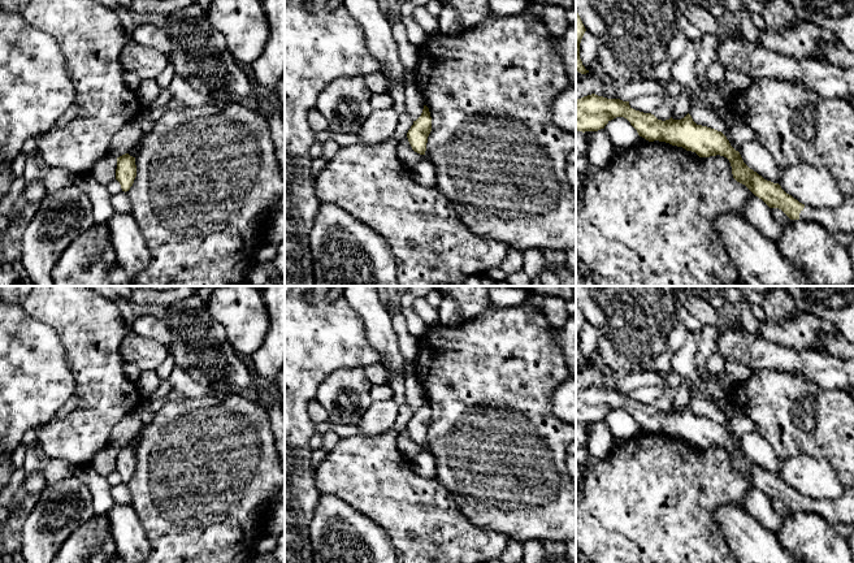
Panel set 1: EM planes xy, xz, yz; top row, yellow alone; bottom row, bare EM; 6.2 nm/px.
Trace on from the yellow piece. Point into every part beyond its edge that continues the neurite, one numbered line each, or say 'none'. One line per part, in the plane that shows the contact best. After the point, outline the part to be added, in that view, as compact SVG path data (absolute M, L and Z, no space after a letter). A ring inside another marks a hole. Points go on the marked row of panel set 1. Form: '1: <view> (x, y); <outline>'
1: yz (840, 219); M845 194L844 202L835 208L812 208L805 205L799 220L818 222L828 231L854 234L854 195Z

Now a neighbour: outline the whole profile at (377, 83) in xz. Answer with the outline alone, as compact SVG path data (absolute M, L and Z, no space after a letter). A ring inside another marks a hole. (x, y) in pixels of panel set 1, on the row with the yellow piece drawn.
M380 70L374 72L368 77L364 77L364 81L368 88L372 91L372 94L386 92L387 79Z

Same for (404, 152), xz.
M404 138L399 143L396 156L408 170L411 170L417 163L426 159L425 155L420 155L412 150L408 138Z

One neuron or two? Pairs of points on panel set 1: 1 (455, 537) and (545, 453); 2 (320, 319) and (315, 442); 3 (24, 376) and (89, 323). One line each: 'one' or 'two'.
1: two
2: two
3: two

